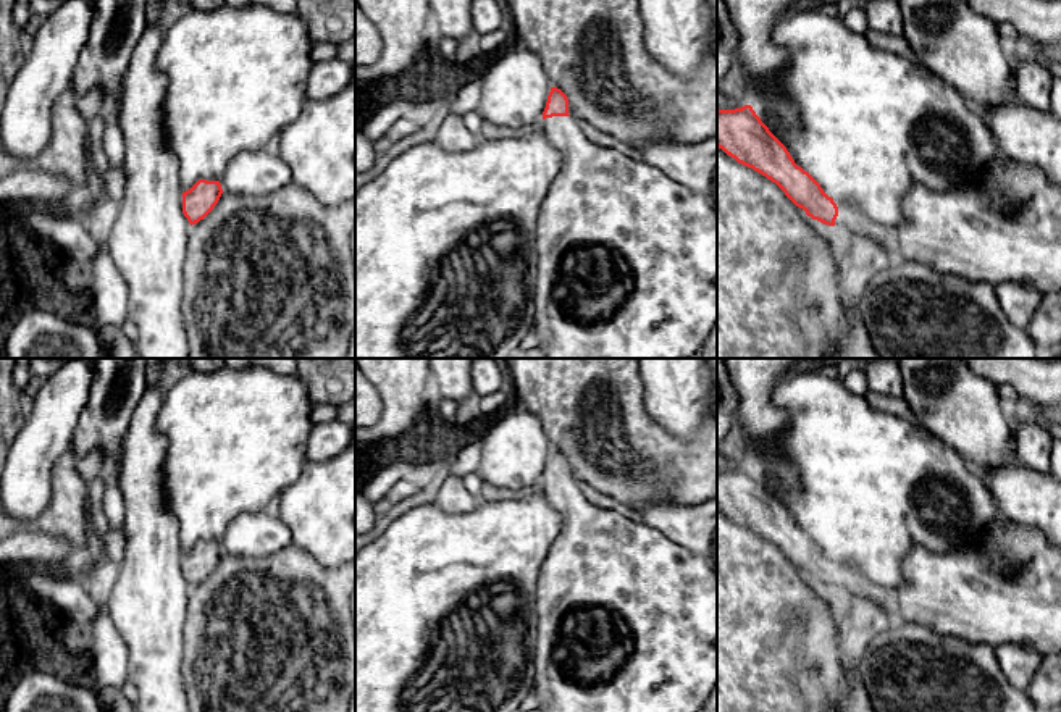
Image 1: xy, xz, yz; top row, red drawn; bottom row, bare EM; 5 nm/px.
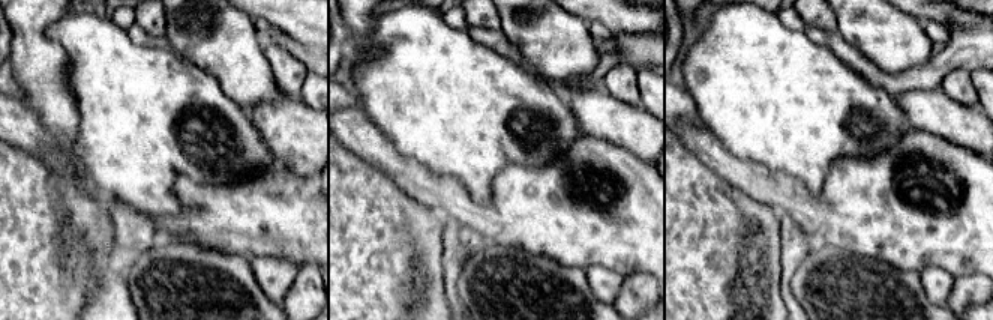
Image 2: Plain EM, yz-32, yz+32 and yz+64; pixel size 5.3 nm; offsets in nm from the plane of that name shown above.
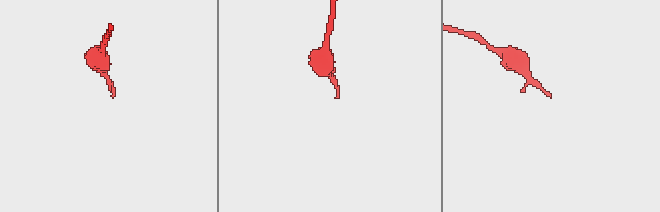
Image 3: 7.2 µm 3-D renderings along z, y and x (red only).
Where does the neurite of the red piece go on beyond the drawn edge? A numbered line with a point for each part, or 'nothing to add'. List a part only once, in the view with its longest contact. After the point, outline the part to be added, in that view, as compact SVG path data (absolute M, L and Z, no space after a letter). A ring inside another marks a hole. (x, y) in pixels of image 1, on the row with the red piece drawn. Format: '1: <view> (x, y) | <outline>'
1: xz (627, 259) | M573 116L541 119L562 166L536 228L535 331L546 358L690 358L717 325L717 207L659 168L589 140Z

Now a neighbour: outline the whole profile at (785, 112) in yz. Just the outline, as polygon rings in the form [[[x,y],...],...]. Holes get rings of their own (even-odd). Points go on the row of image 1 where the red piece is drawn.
[[[780,97],[777,100],[775,111],[777,111],[780,123],[786,129],[799,129],[799,116],[796,110],[793,108],[793,105],[785,97]]]

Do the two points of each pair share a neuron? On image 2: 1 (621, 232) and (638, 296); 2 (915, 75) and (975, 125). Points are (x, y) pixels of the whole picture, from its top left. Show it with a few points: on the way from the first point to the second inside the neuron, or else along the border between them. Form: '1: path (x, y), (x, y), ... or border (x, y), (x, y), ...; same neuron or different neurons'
1: border (648, 272), (633, 272), (626, 277); different neurons
2: border (939, 86), (905, 90), (899, 95); different neurons

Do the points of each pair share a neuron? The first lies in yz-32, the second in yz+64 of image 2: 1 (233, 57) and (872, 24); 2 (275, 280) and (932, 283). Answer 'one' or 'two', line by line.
1: one
2: one

